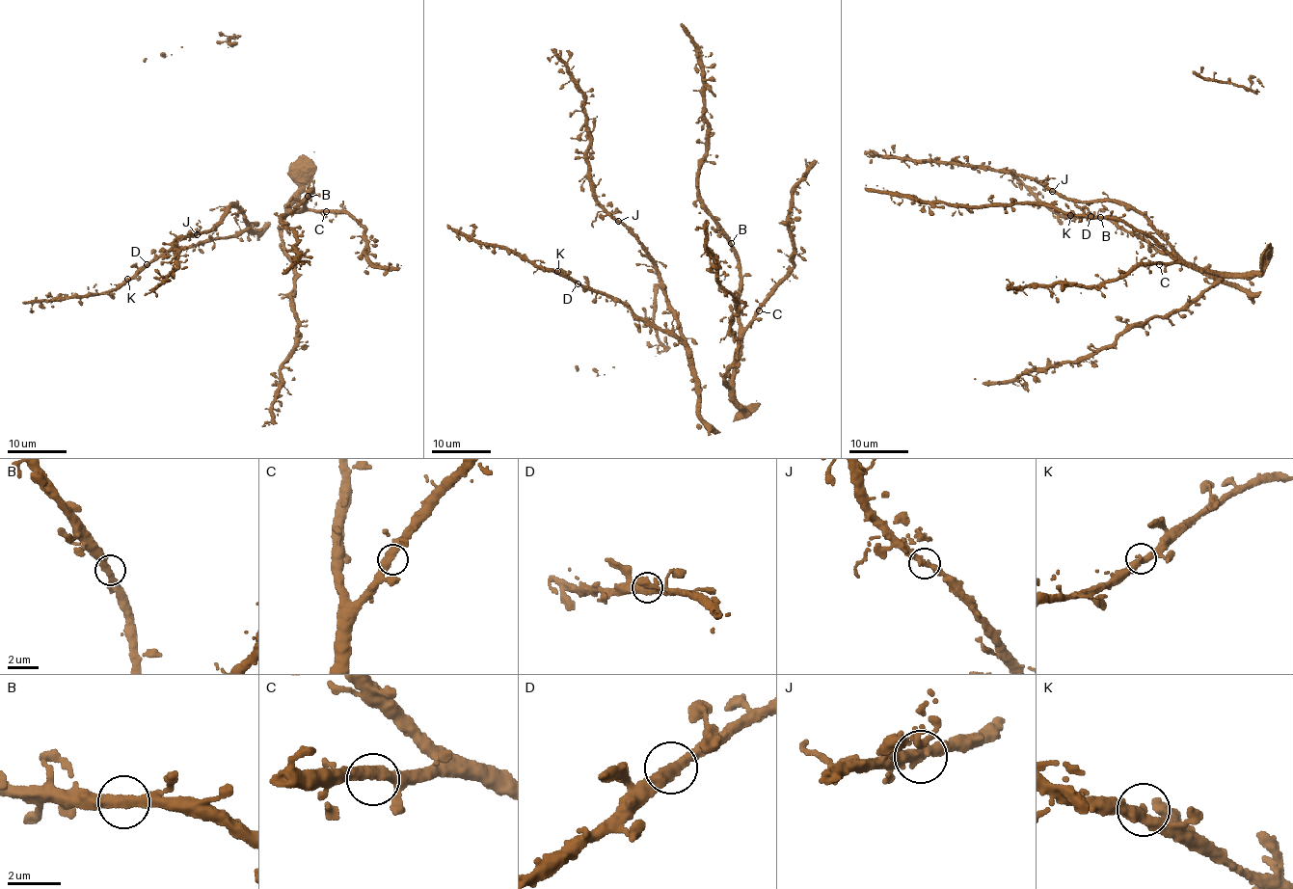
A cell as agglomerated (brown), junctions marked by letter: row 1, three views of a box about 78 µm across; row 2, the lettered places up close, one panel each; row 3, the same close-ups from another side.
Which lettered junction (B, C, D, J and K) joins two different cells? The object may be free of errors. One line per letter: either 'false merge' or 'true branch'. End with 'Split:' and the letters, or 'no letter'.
B: true branch
C: true branch
D: true branch
J: true branch
K: true branch
Split: no letter

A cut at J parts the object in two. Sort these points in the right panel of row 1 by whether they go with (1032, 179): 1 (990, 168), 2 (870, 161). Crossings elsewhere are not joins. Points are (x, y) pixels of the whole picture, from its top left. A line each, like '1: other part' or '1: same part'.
1: same part
2: same part

